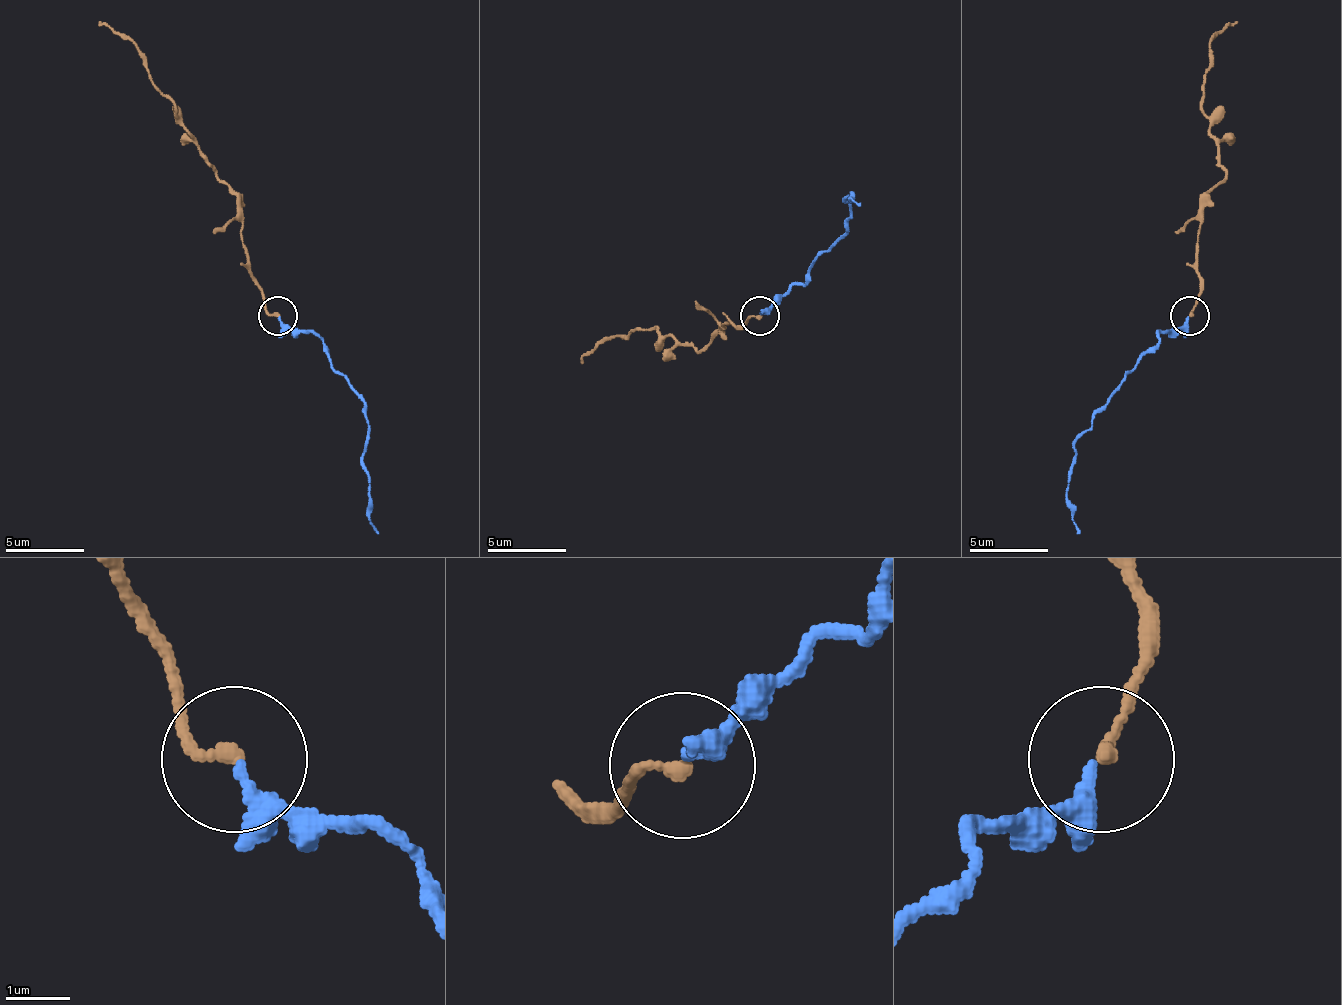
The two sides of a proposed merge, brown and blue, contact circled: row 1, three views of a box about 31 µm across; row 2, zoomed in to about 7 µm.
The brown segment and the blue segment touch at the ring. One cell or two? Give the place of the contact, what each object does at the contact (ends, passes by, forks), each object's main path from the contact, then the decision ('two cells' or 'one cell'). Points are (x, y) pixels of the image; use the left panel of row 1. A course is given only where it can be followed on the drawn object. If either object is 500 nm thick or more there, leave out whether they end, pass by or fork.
place (278, 316); brown ends; blue passes by; course brown (277, 317), (249, 270), (241, 199), (218, 175), (198, 140), (175, 113), (132, 42), (100, 22); course blue (277, 317), (312, 332), (367, 415), (367, 509), (379, 533); one cell

